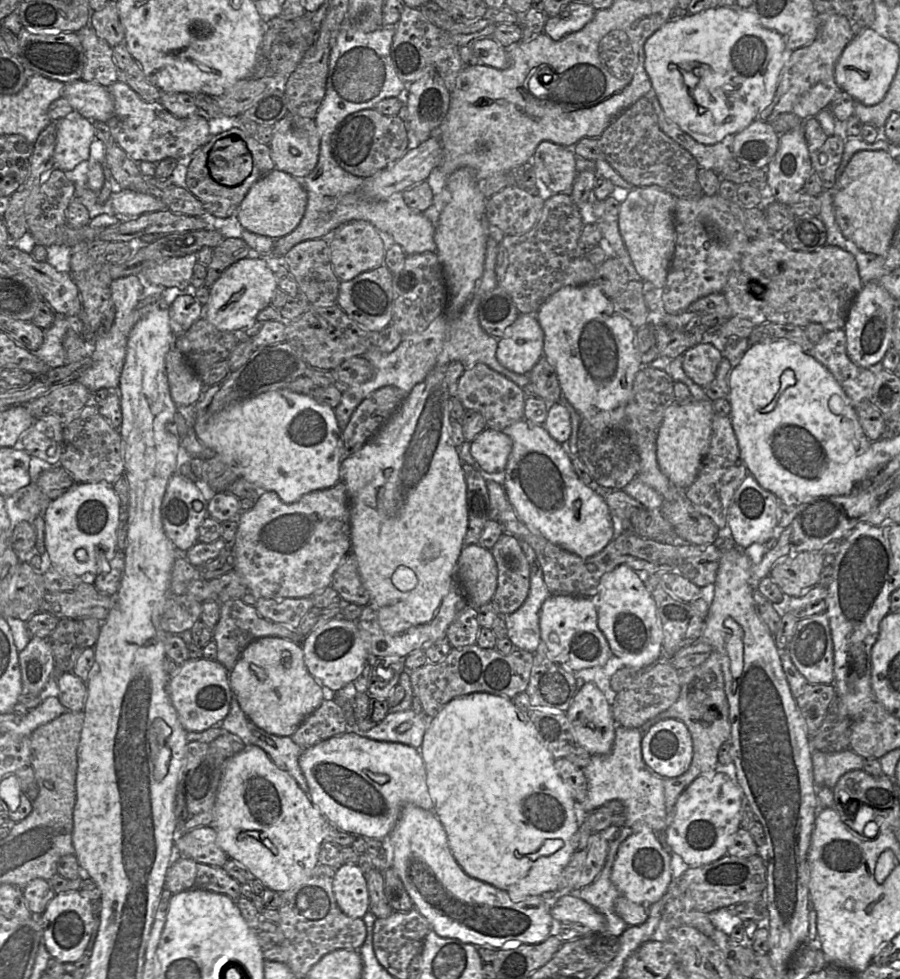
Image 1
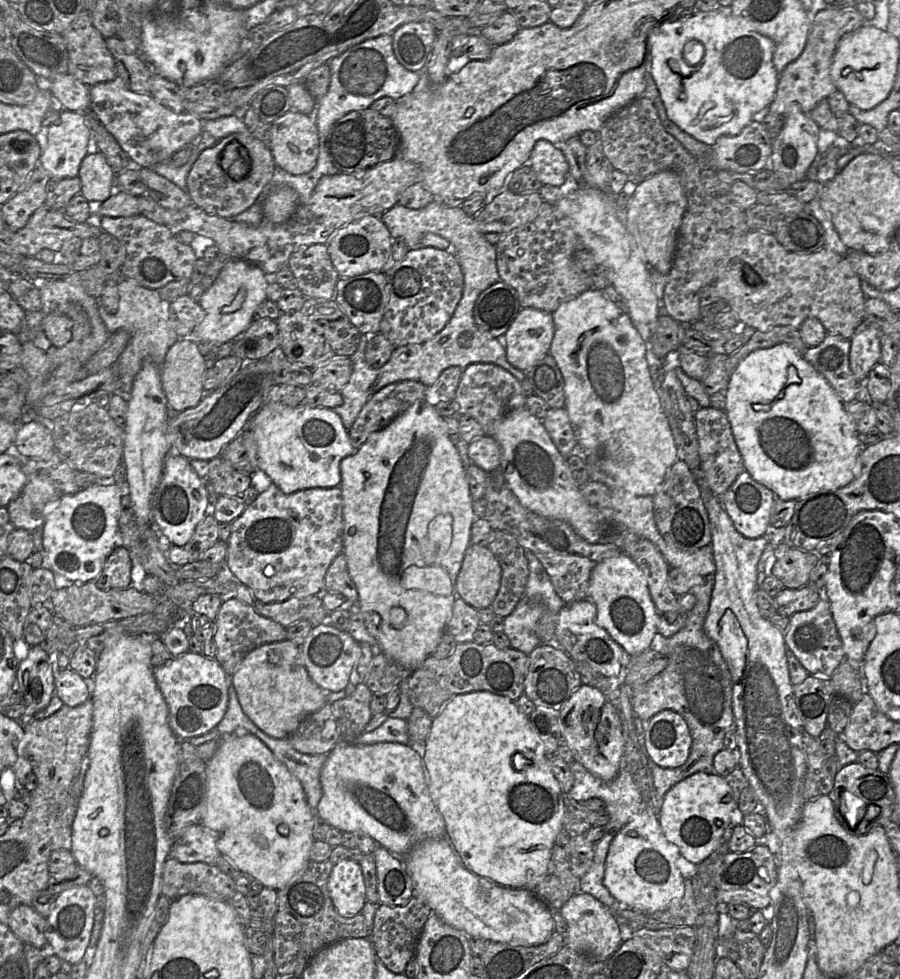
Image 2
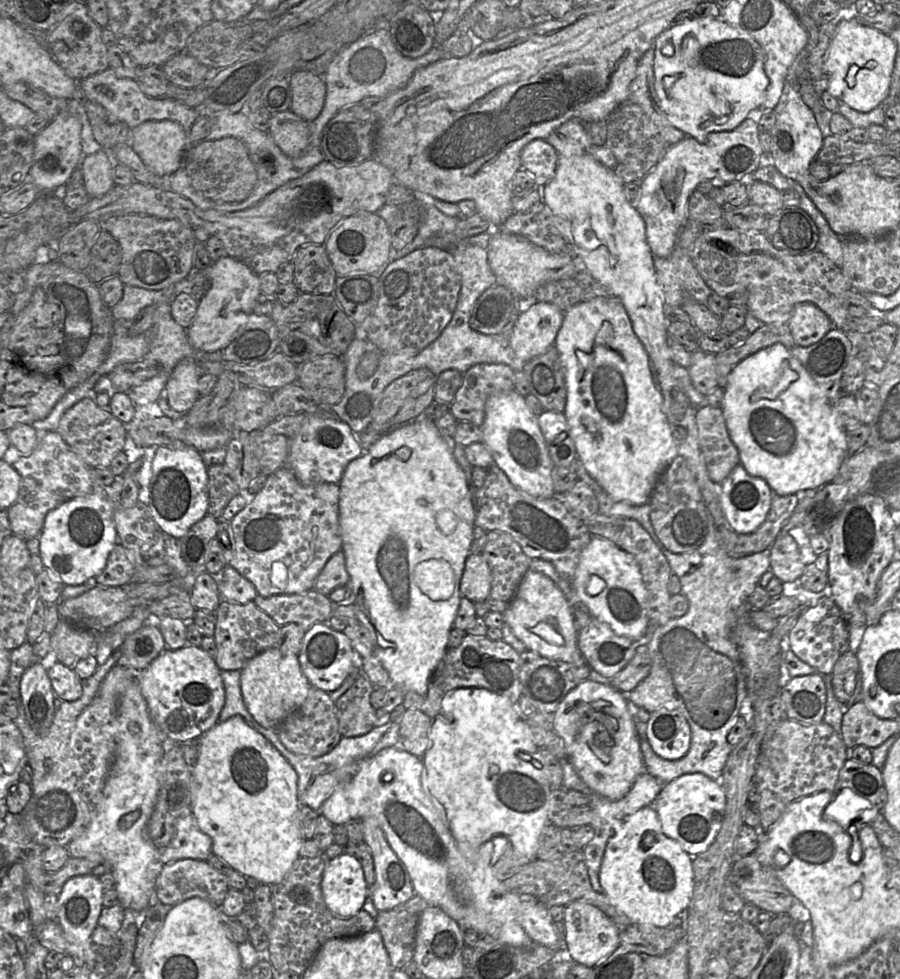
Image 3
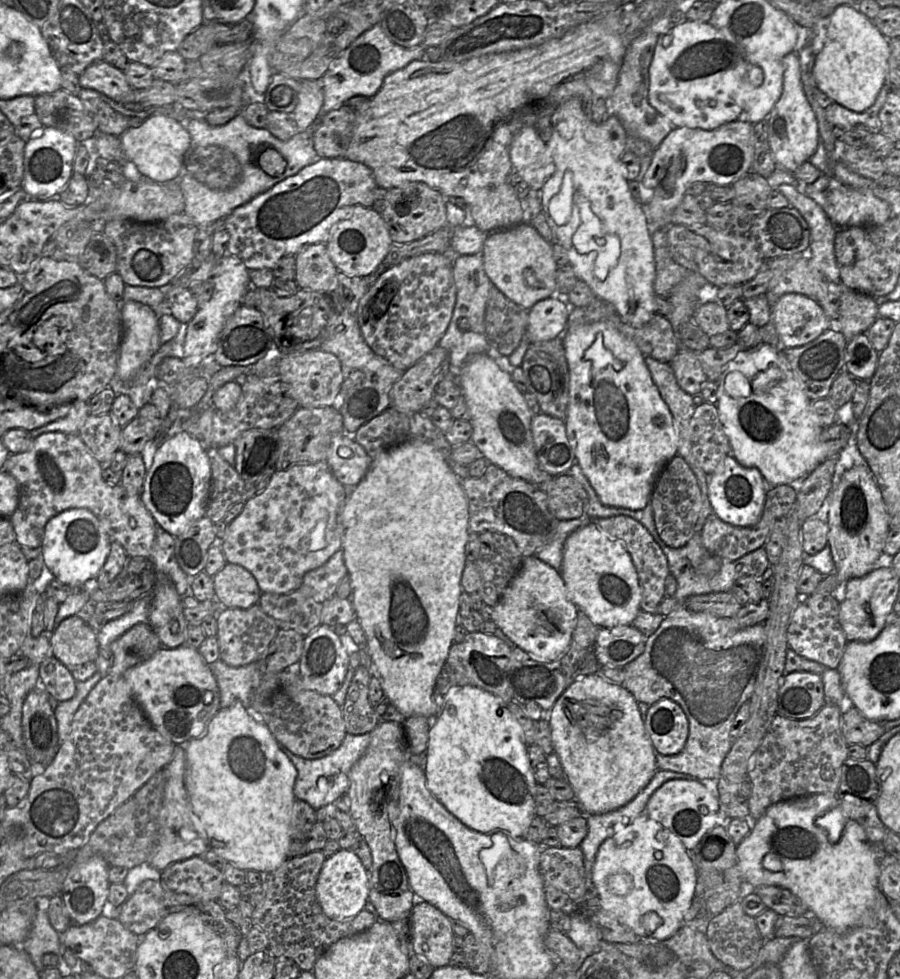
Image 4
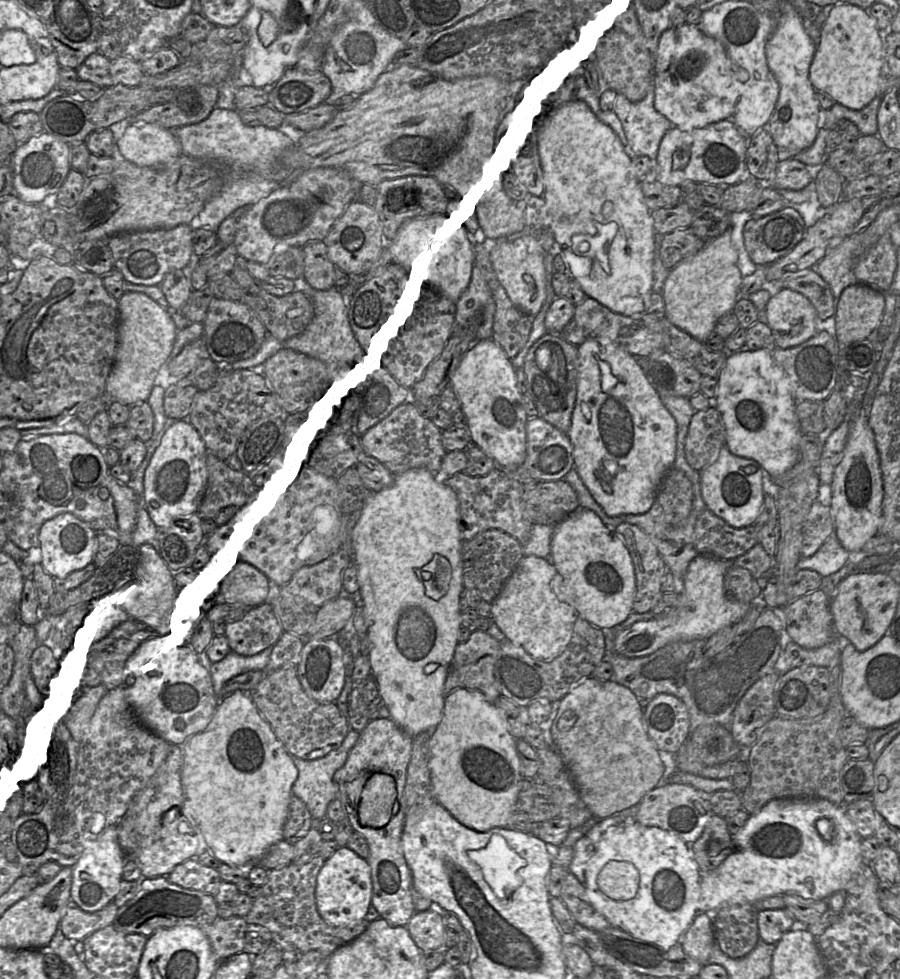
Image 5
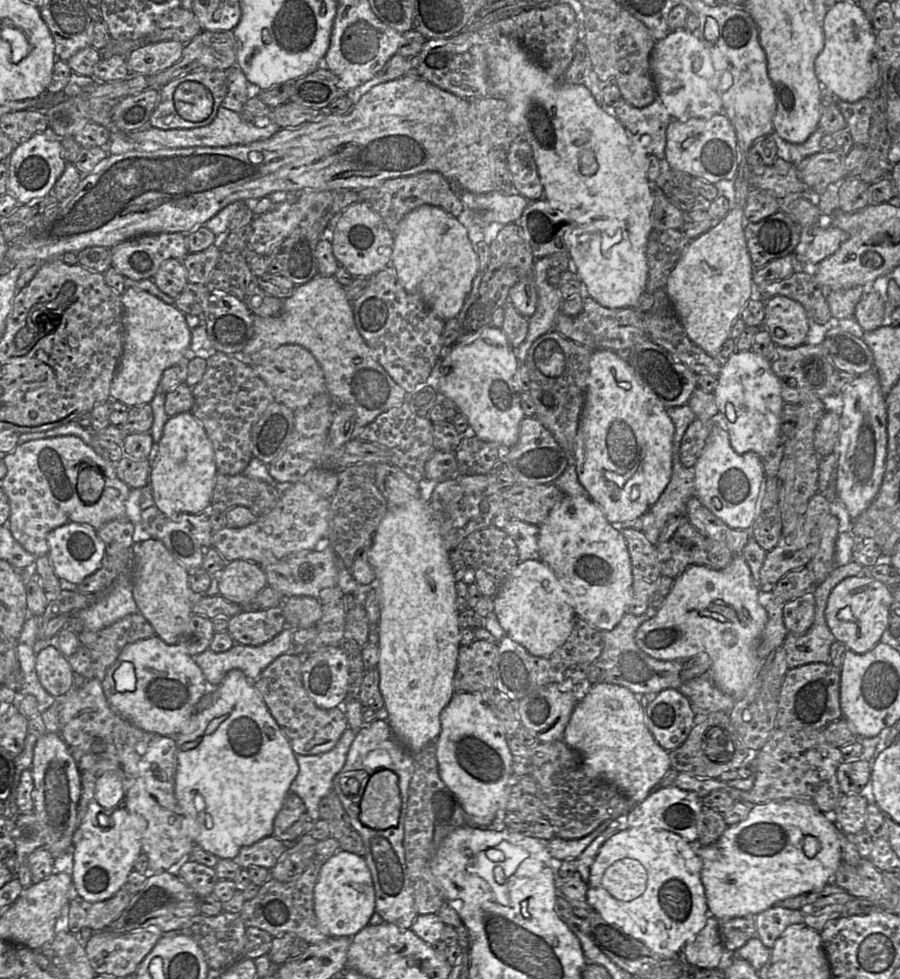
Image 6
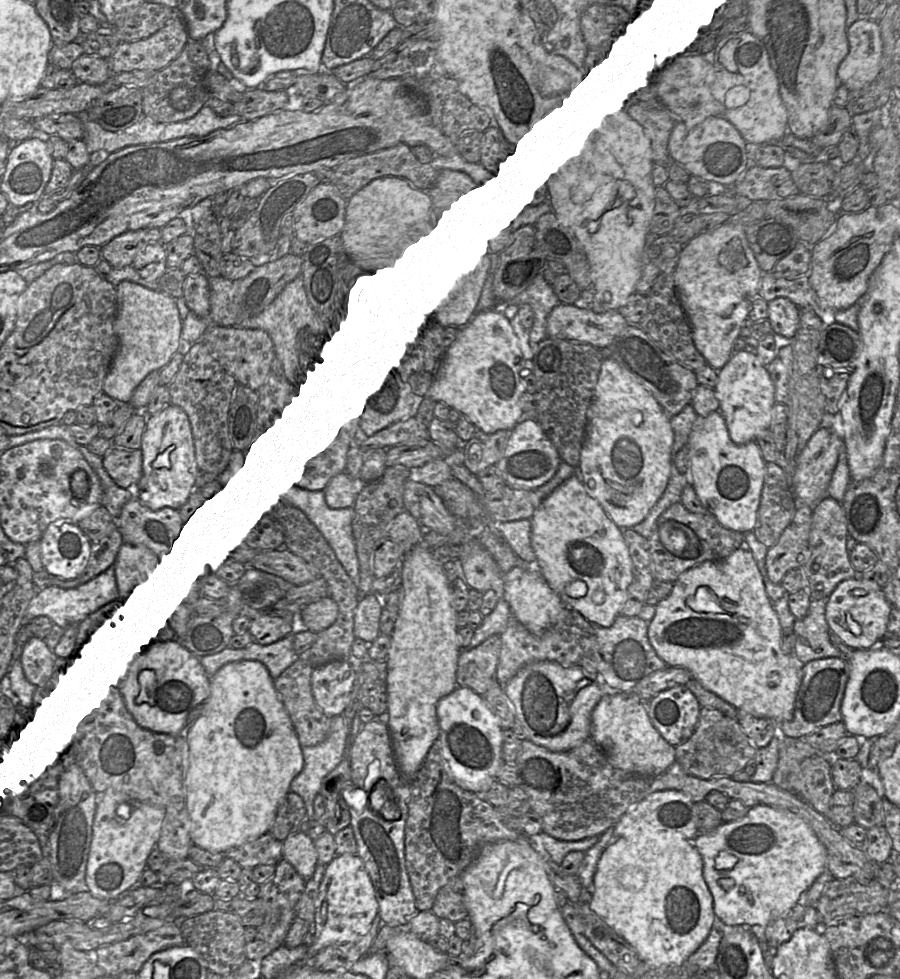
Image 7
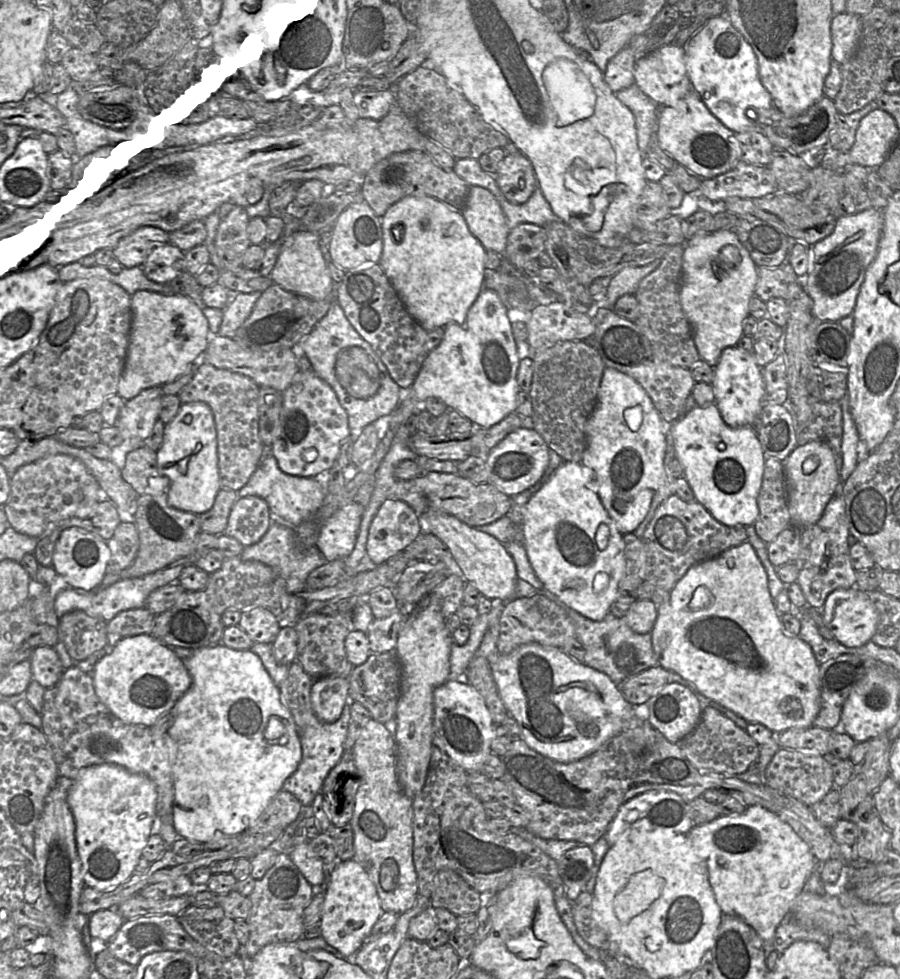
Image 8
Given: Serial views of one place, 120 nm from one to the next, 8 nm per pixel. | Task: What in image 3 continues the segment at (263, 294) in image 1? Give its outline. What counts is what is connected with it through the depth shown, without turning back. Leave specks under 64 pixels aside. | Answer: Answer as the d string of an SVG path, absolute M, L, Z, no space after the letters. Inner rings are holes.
M225 256L213 262L208 270L212 287L198 302L196 315L187 329L190 345L203 352L223 351L230 343L240 326L245 324L253 313L256 299L261 293L258 275L246 264Z

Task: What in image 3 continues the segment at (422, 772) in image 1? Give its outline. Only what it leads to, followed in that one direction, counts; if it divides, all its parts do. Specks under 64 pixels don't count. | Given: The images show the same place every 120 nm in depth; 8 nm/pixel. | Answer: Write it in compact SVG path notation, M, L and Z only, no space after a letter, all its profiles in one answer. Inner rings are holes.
M400 746L384 748L363 761L357 774L349 782L341 784L323 802L318 813L334 825L343 825L350 819L375 817L389 845L406 866L415 894L420 895L428 906L439 907L463 929L474 929L481 936L490 936L513 947L527 948L536 944L518 923L521 896L508 891L503 884L504 879L499 879L495 873L495 863L510 849L506 838L497 836L479 848L470 848L468 844L457 843L445 823L444 812L438 810L432 803L427 787L422 783L422 770L422 758Z

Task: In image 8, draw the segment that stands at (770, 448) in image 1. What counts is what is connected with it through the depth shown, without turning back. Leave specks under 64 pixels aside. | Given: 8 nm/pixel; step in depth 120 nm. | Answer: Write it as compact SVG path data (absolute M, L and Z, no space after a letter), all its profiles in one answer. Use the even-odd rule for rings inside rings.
M735 346L724 348L714 366L711 386L715 397L714 404L729 427L749 426L760 416L764 406L765 383L762 368L751 352Z

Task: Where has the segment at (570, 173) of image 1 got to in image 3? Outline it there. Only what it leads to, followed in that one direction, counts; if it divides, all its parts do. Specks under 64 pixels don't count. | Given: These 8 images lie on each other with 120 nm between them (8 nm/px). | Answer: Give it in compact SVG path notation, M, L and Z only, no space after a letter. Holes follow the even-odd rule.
M534 139L522 149L522 169L533 176L537 186L544 186L555 175L558 157L555 148L545 139Z

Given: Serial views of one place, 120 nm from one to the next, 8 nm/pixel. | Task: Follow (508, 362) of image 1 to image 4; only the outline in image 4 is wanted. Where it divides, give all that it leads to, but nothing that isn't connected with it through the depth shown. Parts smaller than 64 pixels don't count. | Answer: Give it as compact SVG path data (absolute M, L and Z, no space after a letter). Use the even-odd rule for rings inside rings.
M561 295L538 301L528 310L526 338L530 343L561 337L567 328L570 306Z

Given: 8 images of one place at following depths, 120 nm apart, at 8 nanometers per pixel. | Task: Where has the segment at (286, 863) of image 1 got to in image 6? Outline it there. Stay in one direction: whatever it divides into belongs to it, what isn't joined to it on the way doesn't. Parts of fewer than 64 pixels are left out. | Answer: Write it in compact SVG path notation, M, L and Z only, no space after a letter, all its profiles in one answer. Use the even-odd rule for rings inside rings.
M239 669L230 670L218 685L217 699L214 703L199 713L192 713L187 728L183 729L183 731L175 737L175 742L177 744L177 769L174 791L180 808L188 813L198 824L198 835L195 839L195 845L200 846L205 851L212 853L218 858L234 859L242 847L252 845L264 837L273 835L274 819L281 810L286 795L290 792L290 785L298 774L299 765L289 741L270 714L261 696L256 691L253 681ZM214 718L220 719L220 724L215 731L208 734L208 724Z

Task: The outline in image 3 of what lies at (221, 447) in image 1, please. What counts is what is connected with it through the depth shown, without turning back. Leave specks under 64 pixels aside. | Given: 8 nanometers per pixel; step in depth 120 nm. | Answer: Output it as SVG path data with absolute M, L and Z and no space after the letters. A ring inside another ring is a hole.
M311 414L298 434L293 438L286 466L303 484L327 482L339 484L346 466L360 457L364 450L357 435L334 415Z

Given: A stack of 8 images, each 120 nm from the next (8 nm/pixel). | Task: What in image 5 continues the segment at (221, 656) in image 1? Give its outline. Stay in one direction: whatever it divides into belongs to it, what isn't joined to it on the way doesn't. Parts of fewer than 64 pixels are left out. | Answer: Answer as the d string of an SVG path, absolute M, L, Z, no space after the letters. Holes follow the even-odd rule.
M268 601L249 607L237 619L221 620L229 651L252 655L274 645L284 631Z

